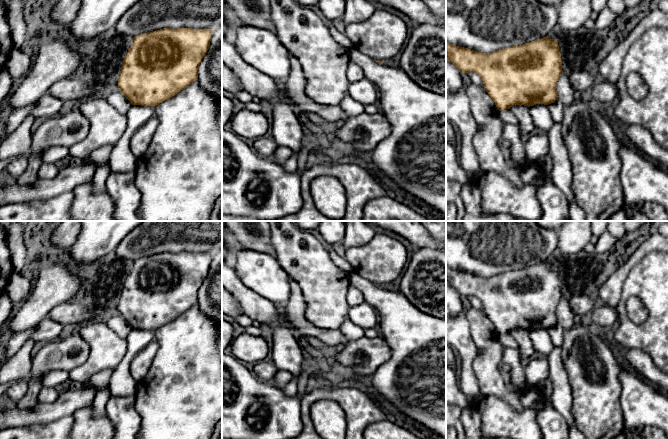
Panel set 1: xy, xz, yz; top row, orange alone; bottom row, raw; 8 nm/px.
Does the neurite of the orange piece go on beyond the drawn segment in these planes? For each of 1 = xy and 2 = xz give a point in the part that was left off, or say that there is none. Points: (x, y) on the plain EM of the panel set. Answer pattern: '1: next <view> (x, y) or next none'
1: next none
2: next none

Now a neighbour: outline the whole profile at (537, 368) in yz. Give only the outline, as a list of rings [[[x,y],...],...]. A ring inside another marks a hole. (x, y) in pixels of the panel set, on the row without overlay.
[[[535,355],[524,366],[527,382],[530,385],[537,385],[549,377],[548,358]]]

